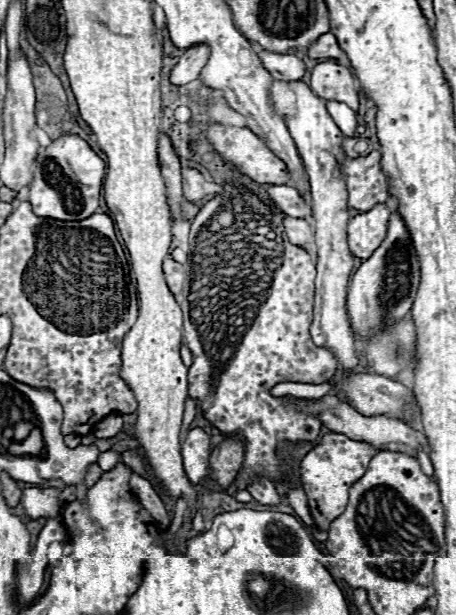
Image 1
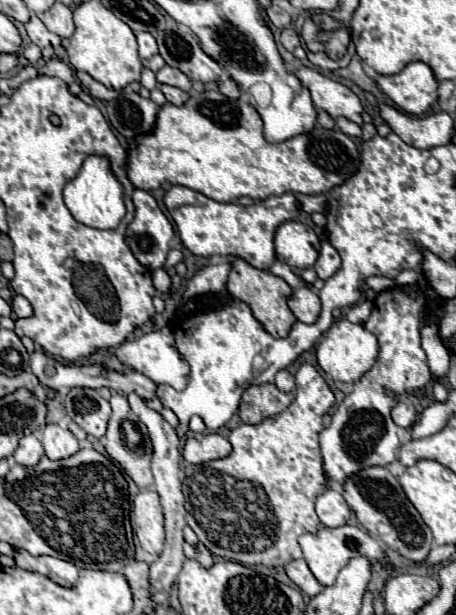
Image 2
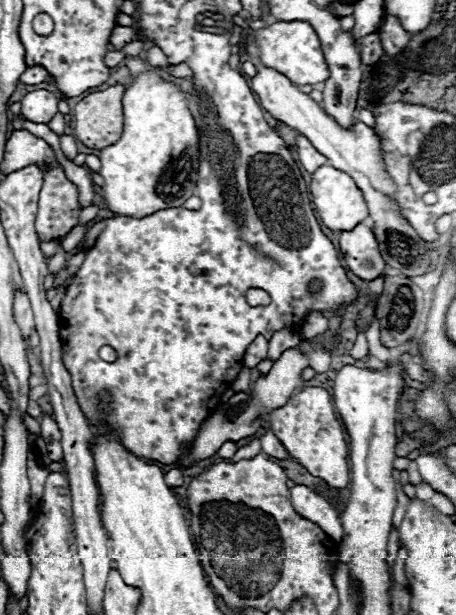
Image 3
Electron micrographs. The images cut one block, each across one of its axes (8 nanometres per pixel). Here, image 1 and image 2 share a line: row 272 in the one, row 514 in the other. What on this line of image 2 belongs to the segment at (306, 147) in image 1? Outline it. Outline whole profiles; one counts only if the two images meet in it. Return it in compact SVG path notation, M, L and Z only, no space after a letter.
M326 490L316 498L316 514L328 528L344 526L350 518L350 508L338 490Z

